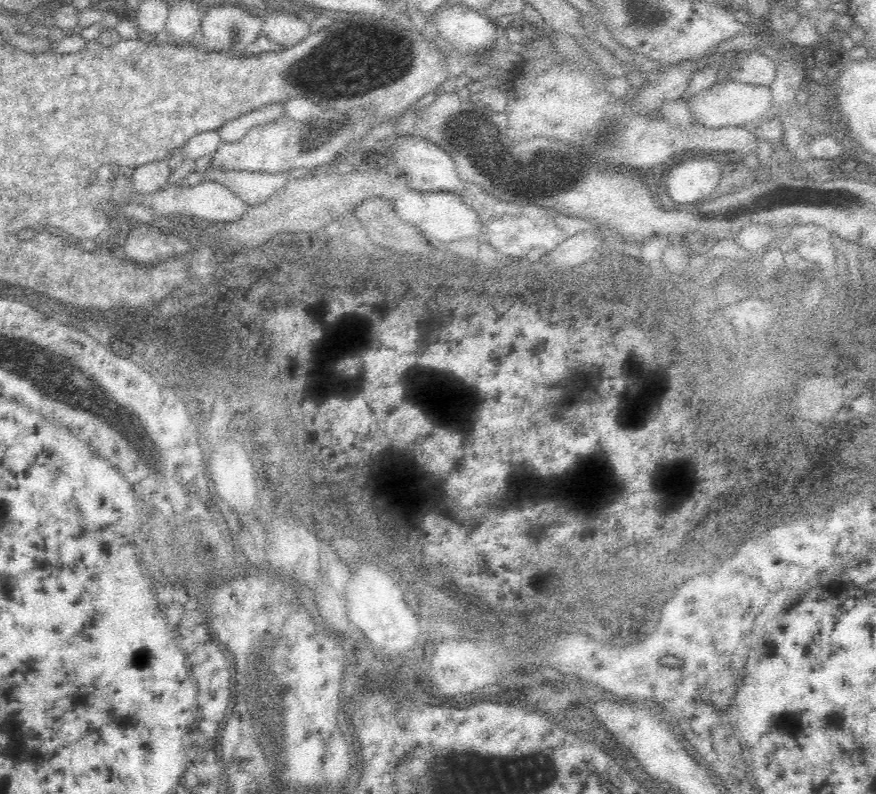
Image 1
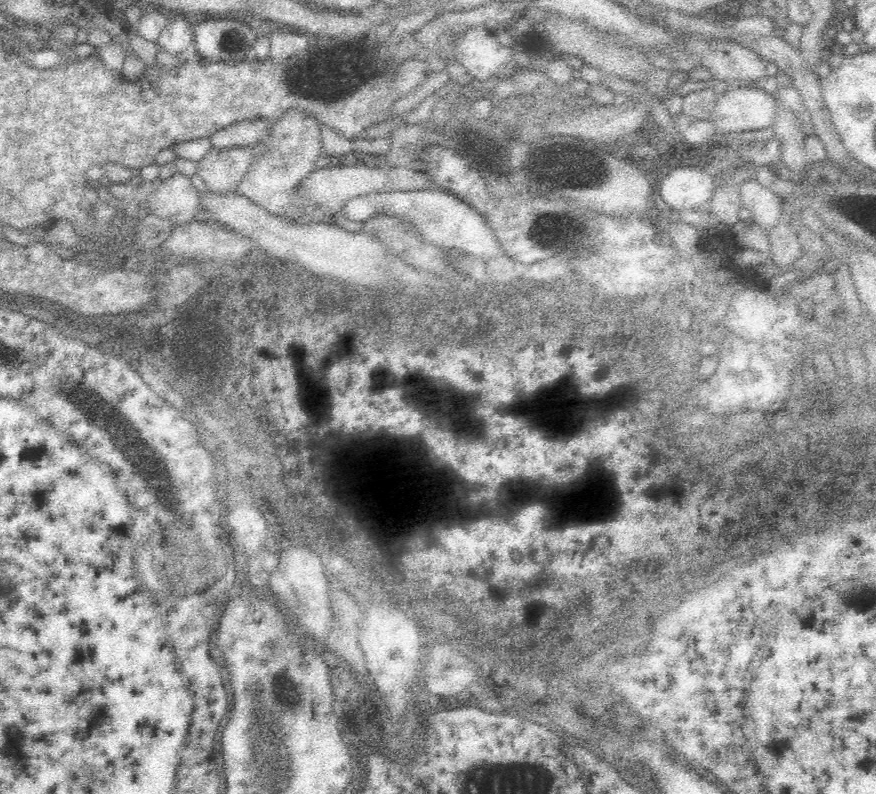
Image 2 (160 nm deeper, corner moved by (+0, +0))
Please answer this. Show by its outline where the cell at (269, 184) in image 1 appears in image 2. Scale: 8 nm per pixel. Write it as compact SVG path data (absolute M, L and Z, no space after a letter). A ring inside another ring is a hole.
M288 110L280 120L274 122L268 138L268 148L256 158L256 162L250 166L246 176L242 178L237 190L246 198L252 200L252 204L266 208L270 214L288 214L292 208L290 204L296 200L294 188L316 170L316 160L320 158L320 124L308 115L296 110Z

